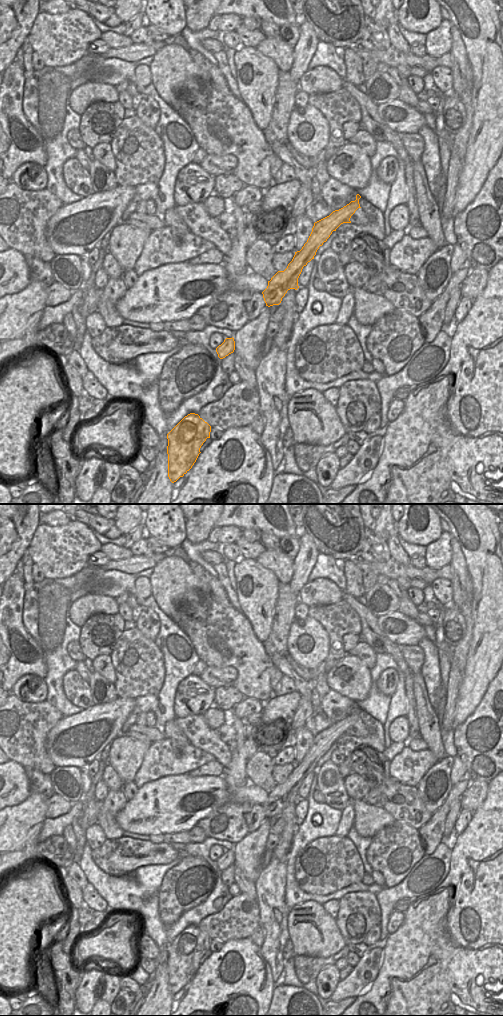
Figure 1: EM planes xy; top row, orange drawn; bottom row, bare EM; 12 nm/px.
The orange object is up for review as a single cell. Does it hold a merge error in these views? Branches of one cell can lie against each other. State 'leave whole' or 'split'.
leave whole

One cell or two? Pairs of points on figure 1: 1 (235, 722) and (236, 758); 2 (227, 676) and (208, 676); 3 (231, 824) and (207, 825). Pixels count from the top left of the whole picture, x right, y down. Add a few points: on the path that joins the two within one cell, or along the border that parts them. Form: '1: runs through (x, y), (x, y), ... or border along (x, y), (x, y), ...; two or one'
1: runs through (239, 731), (239, 749); one
2: runs through (222, 676), (213, 676); one
3: runs through (224, 831), (218, 833), (214, 826); one

